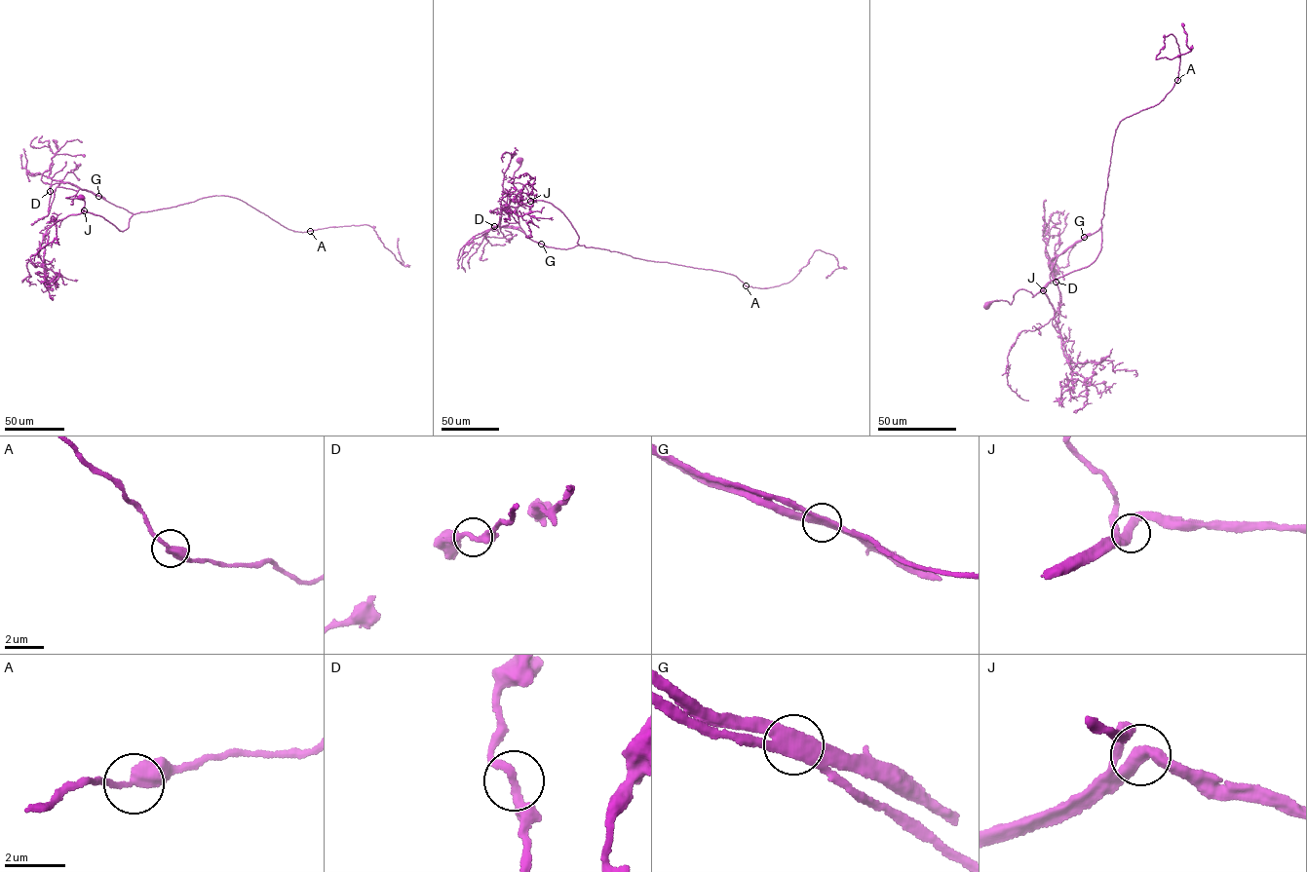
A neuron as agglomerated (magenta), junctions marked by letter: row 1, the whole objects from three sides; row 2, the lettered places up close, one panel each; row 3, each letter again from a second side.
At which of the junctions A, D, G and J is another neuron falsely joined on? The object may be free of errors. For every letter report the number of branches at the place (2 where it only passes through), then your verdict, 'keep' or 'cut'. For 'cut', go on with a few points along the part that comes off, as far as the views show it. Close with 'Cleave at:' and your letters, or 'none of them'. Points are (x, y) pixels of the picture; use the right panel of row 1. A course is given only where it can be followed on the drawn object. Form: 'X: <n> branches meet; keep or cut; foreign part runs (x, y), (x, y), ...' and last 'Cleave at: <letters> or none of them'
A: 2 branches meet; keep
D: 2 branches meet; keep
G: 2 branches meet; cut; foreign part runs (1084, 237), (1054, 257), (1049, 267), (1043, 236), (1048, 230), (1043, 233), (1058, 235), (1066, 225), (1068, 212)
J: 2 branches meet; keep
Cleave at: G

